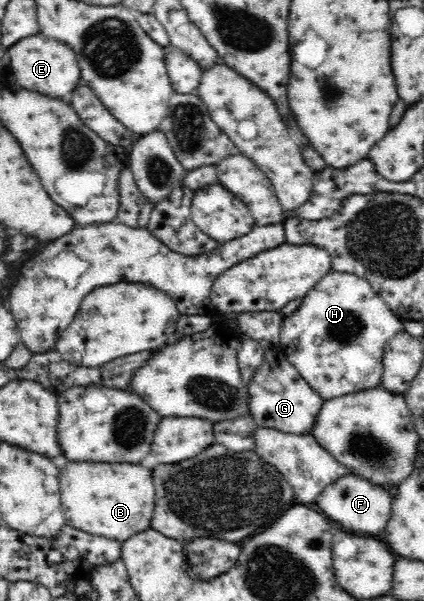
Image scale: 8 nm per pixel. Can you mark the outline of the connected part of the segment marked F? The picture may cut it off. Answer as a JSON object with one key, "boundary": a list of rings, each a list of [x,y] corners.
{"boundary":[[[351,473],[343,475],[334,483],[331,483],[321,496],[315,498],[315,505],[321,509],[327,517],[337,521],[341,527],[357,533],[379,533],[386,527],[392,514],[392,499],[394,494],[383,487],[370,483],[369,480]]]}

